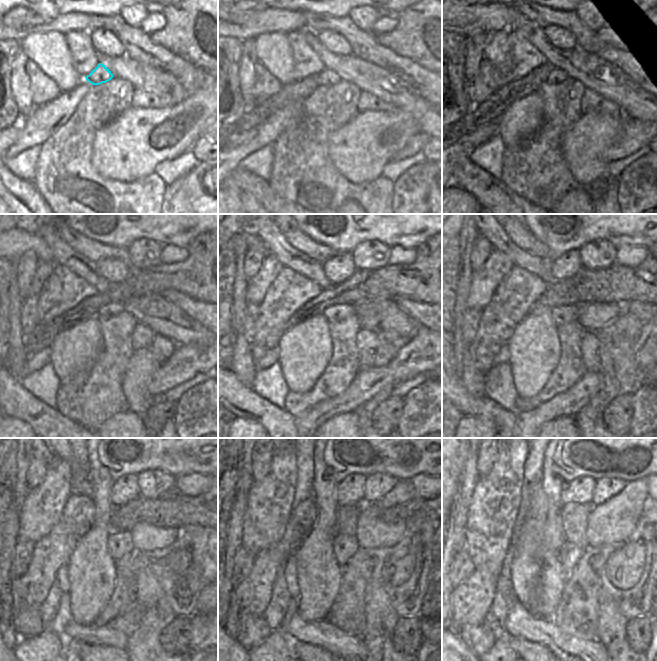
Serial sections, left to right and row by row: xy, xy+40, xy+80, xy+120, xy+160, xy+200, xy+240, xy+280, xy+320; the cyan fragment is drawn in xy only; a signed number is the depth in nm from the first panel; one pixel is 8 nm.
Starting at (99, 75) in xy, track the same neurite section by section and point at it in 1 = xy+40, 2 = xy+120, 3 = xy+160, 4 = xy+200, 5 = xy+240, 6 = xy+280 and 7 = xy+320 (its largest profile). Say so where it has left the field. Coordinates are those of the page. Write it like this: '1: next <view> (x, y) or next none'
1: next xy+40 (326, 77)
2: next xy+120 (110, 310)
3: next xy+160 (334, 313)
4: next xy+200 (564, 314)
5: next xy+240 (119, 543)
6: next xy+280 (345, 546)
7: next xy+320 (569, 554)

